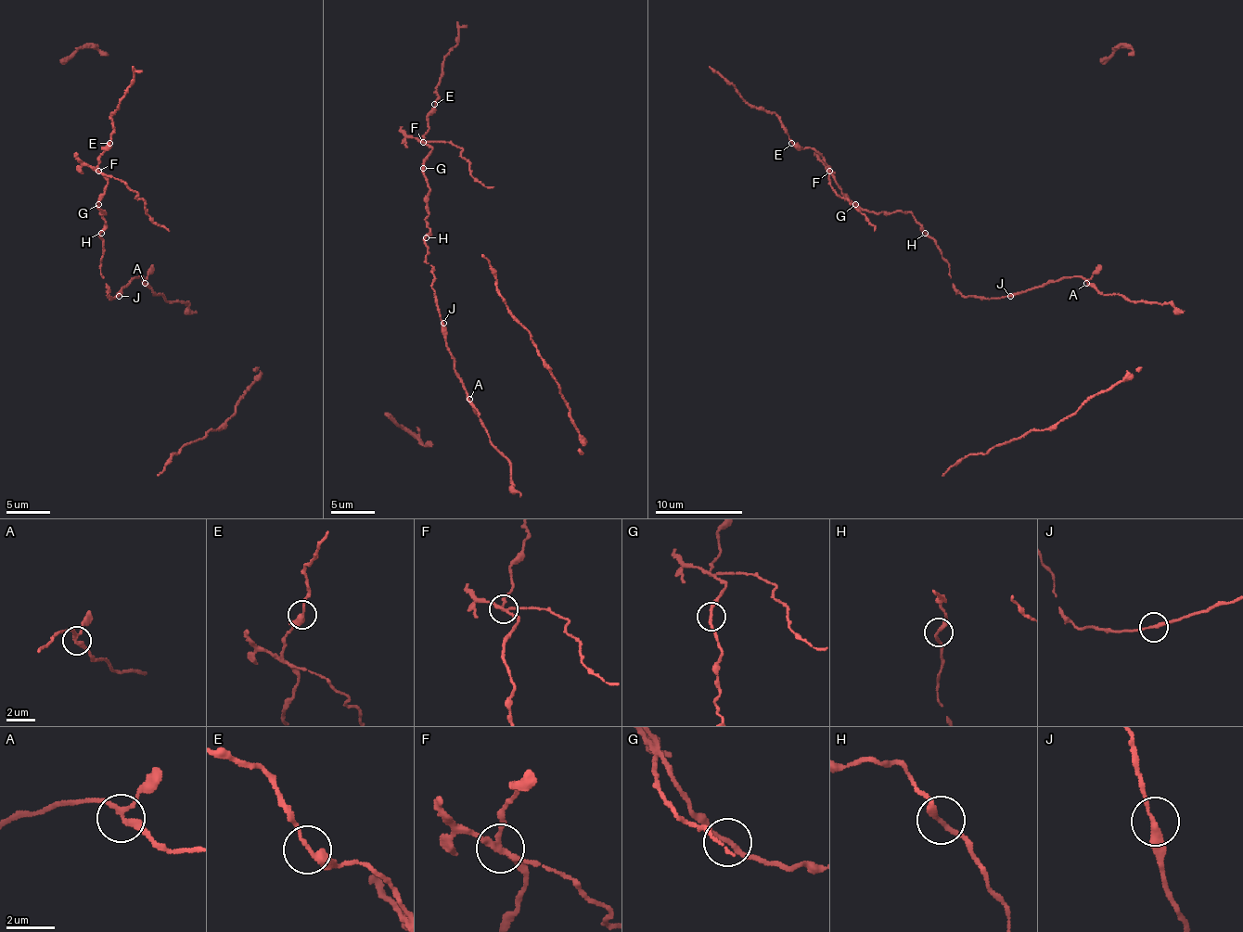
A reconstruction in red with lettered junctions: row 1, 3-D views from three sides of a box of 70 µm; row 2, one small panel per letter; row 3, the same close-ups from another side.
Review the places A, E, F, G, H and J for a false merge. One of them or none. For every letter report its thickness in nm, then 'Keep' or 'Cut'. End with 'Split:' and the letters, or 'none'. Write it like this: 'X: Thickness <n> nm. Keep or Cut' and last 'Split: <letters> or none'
A: Thickness 200 nm. Keep
E: Thickness 240 nm. Keep
F: Thickness 200 nm. Cut
G: Thickness 200 nm. Keep
H: Thickness 240 nm. Keep
J: Thickness 240 nm. Keep
Split: F

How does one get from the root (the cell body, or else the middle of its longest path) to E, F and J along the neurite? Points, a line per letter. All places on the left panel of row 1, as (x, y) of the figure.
E: (129, 280), (109, 298), (101, 274), (105, 212), (98, 196), (108, 183), (98, 159), (109, 143)
F: (129, 280), (114, 298), (108, 296), (101, 274), (105, 212), (98, 209), (108, 183), (98, 172)
J: (129, 280), (119, 296)

